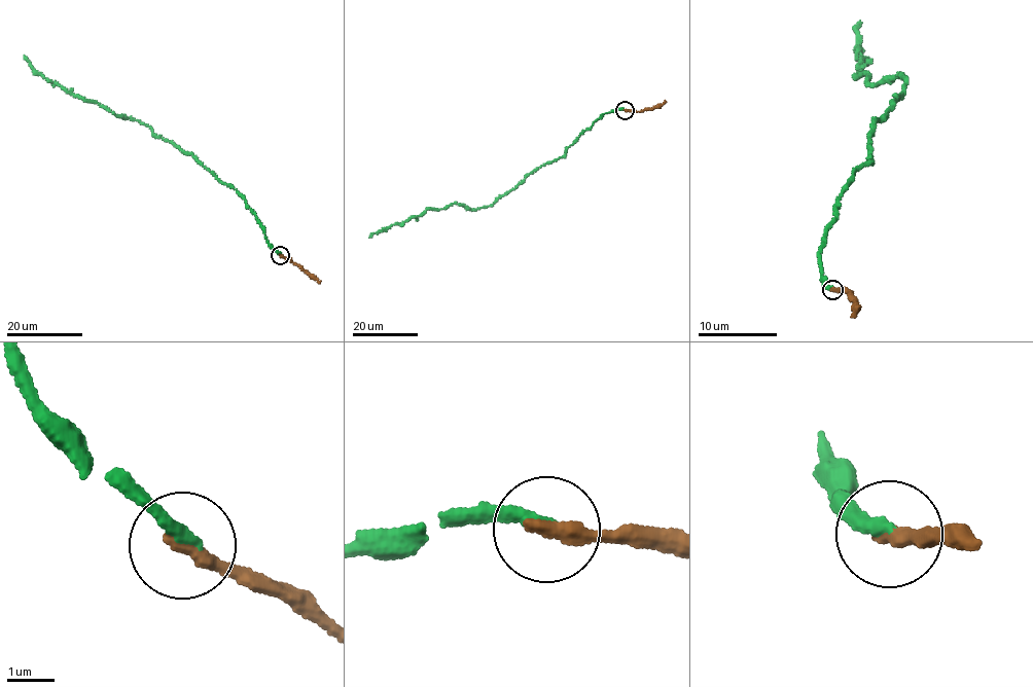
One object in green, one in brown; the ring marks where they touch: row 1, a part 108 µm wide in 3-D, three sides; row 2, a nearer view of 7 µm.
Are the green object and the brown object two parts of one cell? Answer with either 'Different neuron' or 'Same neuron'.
Same neuron

